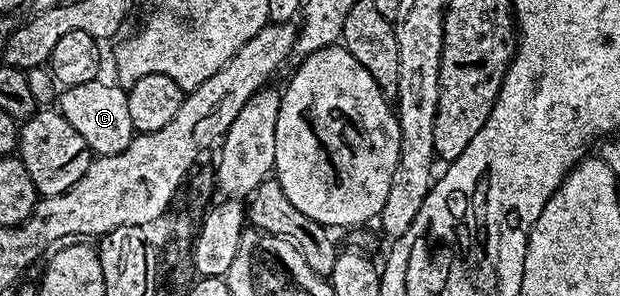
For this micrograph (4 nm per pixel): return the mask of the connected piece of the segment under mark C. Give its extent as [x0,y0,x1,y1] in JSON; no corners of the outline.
[56,78,135,155]

